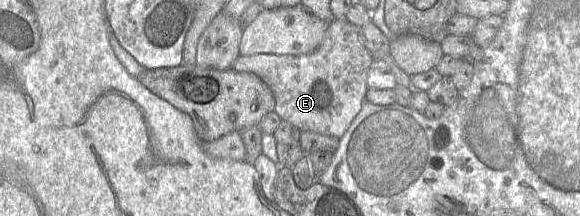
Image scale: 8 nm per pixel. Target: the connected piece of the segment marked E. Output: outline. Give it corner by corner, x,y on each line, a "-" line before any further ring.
347,19
331,21
323,41
311,53
239,55
232,67
239,72
254,73
269,86
275,99
274,111
282,120
290,122
300,131
327,134
338,139
344,135
359,113
368,87
394,89
397,86
390,66
384,60
373,60
358,35
357,27

